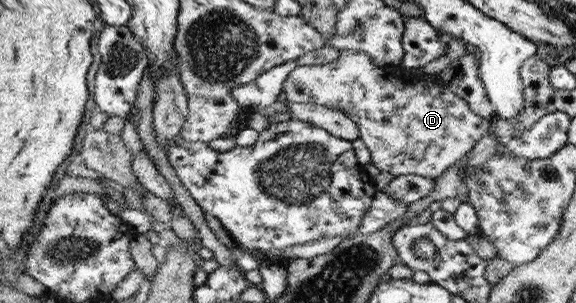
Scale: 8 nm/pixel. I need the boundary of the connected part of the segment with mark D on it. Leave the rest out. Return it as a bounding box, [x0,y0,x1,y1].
[283,49,502,179]

